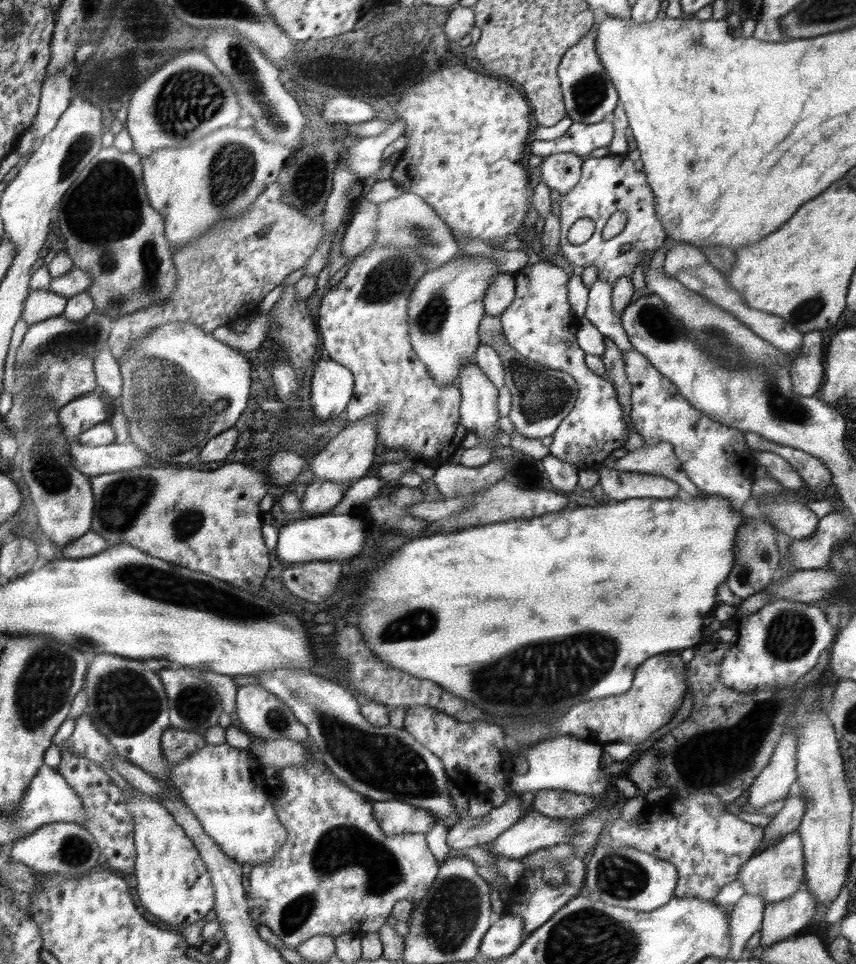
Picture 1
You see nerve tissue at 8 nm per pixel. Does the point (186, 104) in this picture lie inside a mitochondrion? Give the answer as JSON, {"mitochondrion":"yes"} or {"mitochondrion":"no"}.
{"mitochondrion":"yes"}

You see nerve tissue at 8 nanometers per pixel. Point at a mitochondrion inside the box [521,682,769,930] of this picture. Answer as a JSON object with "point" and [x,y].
{"point":[618,876]}

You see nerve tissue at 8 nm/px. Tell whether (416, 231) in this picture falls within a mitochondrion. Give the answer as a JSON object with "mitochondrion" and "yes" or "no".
{"mitochondrion":"yes"}

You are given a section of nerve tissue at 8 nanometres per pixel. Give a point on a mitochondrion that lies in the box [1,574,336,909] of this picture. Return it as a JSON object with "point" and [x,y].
{"point":[41,689]}

